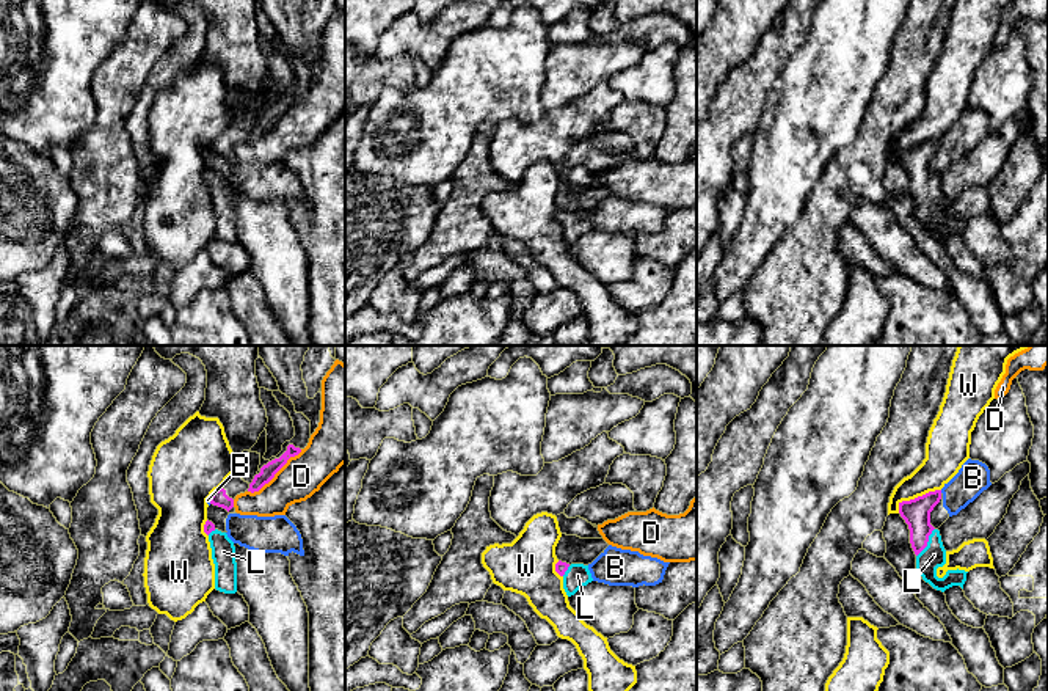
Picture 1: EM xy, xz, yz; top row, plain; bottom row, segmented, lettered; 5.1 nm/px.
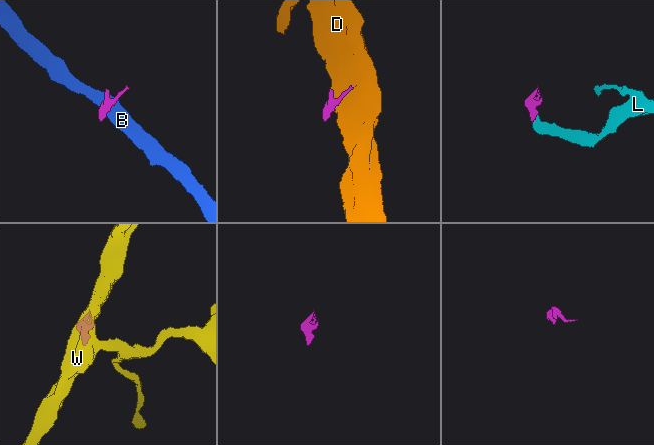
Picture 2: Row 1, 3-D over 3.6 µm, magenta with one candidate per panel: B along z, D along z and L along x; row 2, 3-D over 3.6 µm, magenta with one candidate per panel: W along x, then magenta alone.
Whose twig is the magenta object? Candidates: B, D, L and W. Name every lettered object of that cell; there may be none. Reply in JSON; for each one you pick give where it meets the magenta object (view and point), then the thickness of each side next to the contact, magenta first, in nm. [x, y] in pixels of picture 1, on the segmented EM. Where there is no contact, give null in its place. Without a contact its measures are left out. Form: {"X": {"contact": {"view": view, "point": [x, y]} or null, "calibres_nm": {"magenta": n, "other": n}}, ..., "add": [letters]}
{"L": {"contact": {"view": "yz", "point": [927, 541]}, "calibres_nm": {"magenta": 140, "other": 120}}, "add": ["L"]}

